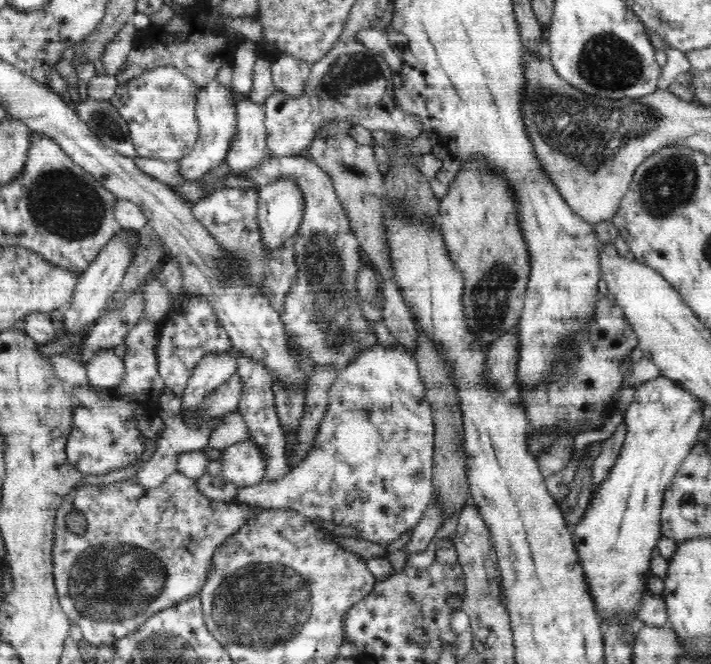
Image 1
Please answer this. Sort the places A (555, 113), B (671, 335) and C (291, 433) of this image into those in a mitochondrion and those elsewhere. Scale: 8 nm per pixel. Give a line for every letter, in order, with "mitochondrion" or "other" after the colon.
A: mitochondrion
B: other
C: other

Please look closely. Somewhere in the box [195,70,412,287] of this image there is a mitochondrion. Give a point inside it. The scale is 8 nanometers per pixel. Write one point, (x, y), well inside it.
(349, 167)

